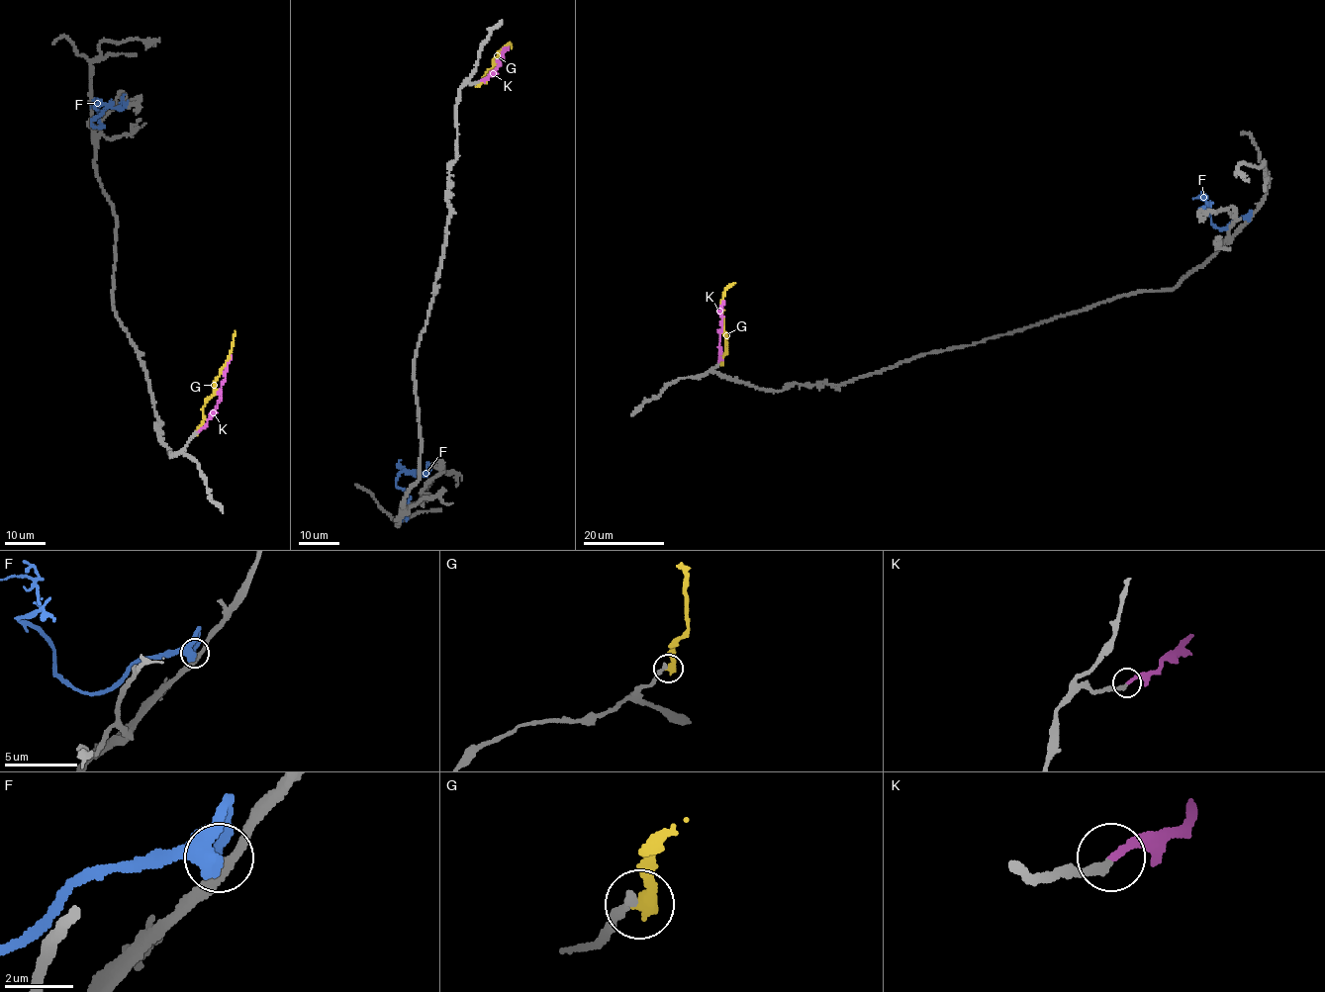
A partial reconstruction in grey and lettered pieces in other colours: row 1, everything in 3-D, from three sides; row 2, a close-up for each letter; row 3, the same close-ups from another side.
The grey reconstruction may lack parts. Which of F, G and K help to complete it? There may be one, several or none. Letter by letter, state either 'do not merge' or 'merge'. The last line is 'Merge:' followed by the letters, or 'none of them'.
F: do not merge
G: do not merge
K: merge
Merge: K

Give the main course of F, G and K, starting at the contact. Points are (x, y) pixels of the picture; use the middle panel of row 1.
F: (400, 521), (409, 496), (396, 486), (396, 480), (402, 471), (427, 473), (430, 465), (425, 461)
G: (478, 84), (485, 81), (485, 72), (494, 64), (493, 58), (508, 44), (511, 47)
K: (479, 81), (497, 69), (504, 49), (509, 48)

